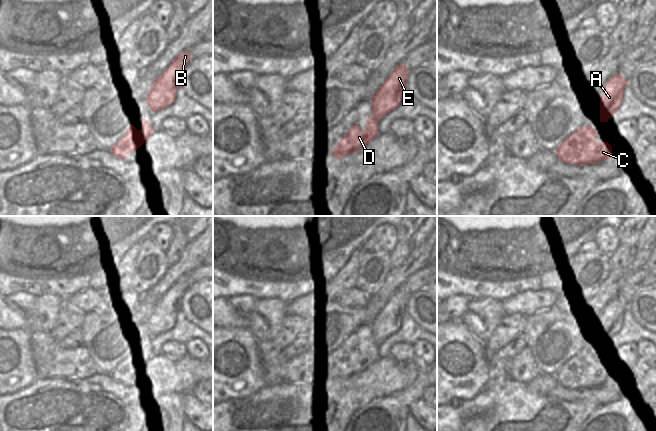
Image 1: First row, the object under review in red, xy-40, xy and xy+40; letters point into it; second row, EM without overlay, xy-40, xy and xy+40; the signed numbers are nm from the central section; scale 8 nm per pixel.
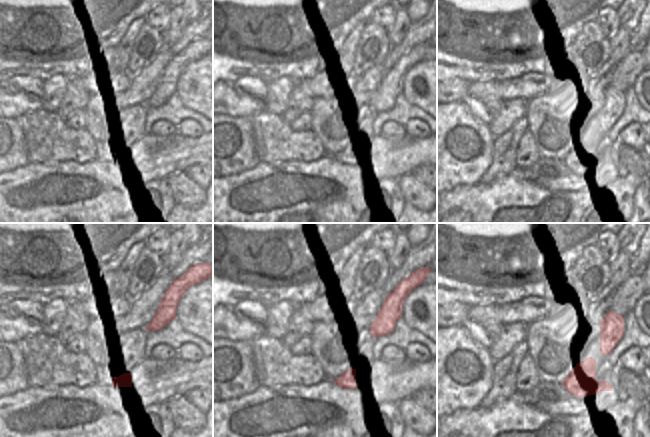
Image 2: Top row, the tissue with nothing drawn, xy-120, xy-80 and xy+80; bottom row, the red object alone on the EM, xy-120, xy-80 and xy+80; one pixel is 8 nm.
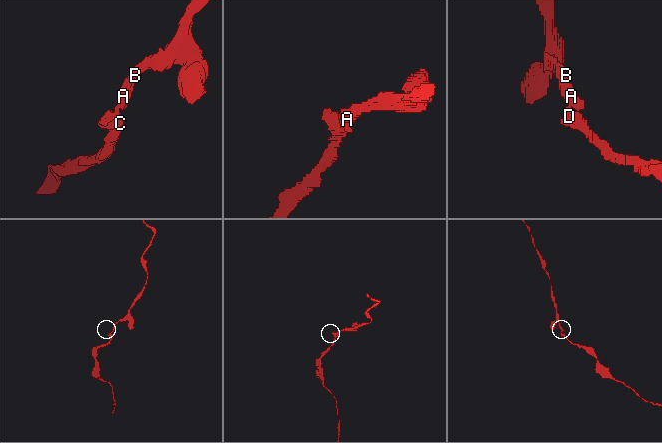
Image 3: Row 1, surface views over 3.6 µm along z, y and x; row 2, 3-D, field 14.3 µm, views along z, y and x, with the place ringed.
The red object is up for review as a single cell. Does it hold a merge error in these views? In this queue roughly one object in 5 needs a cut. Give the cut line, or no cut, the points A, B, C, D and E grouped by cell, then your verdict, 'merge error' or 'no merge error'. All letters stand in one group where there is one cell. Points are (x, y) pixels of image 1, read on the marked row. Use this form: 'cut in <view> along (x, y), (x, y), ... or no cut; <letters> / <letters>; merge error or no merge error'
no cut; A B C D E; no merge error

